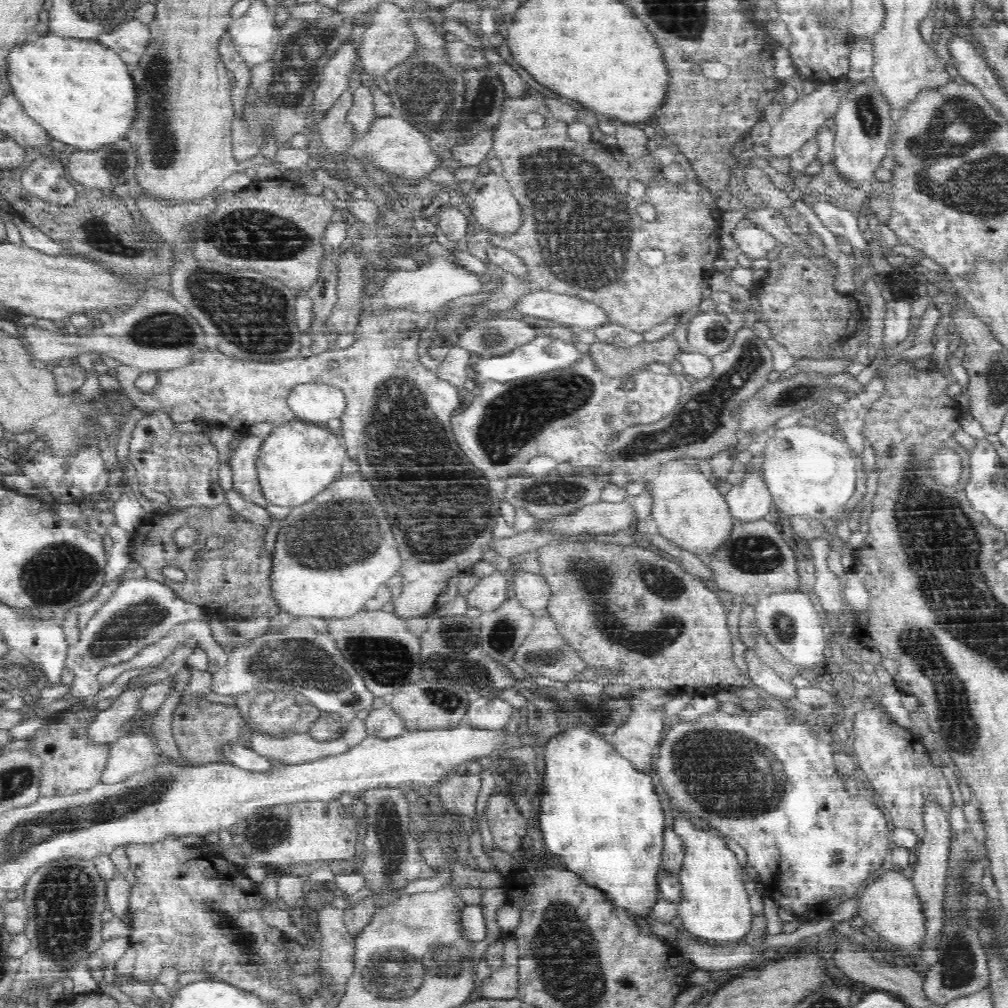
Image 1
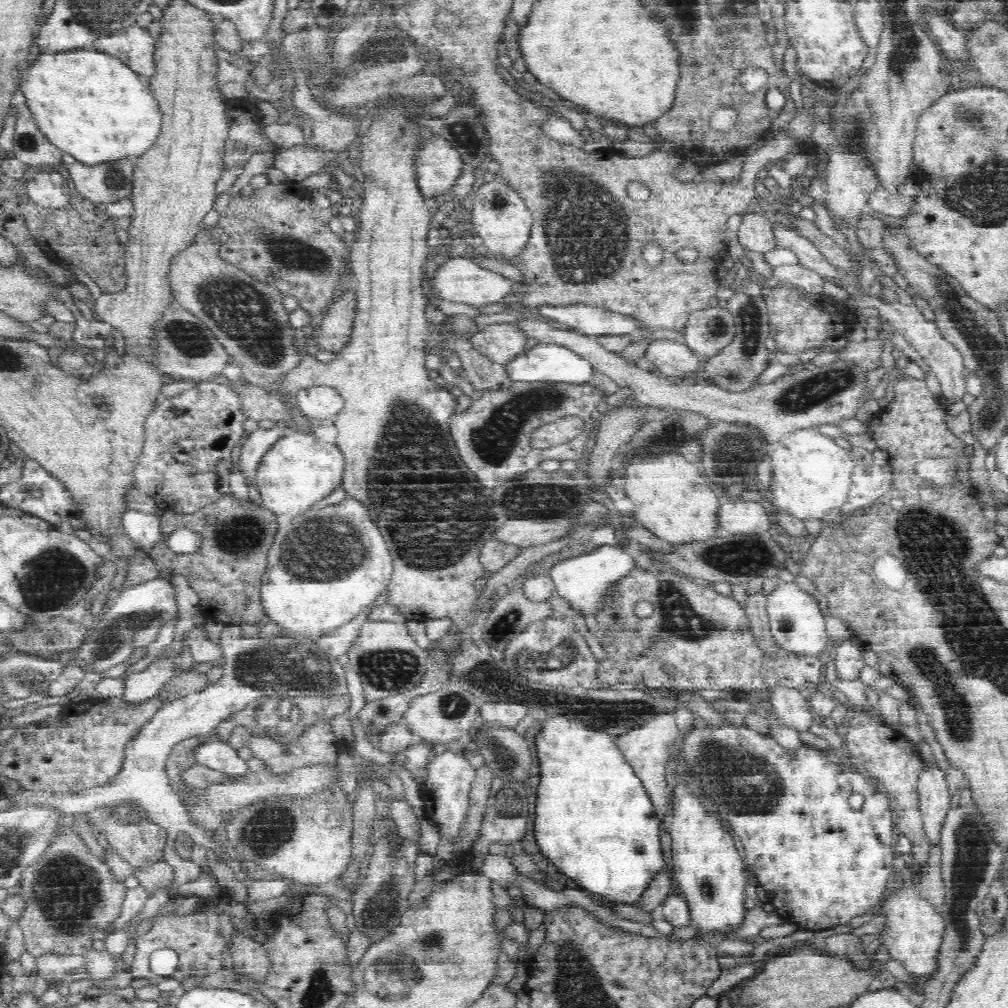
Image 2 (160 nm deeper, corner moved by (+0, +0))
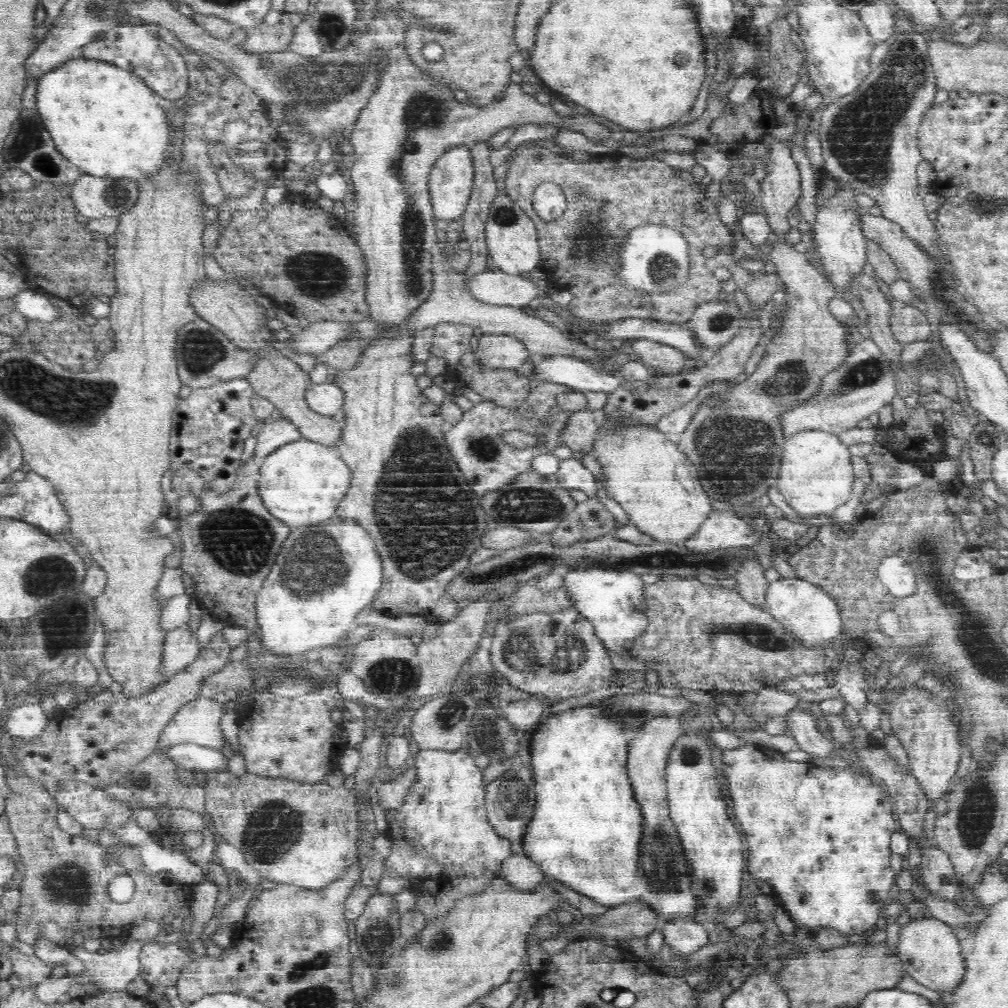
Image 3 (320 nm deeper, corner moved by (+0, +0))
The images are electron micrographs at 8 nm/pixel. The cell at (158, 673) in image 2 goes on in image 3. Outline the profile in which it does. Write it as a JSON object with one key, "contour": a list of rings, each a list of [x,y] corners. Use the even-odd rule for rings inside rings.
{"contour":[[[182,625],[167,633],[162,650],[162,677],[164,684],[171,676],[192,664],[199,655],[200,645],[196,633],[190,631],[190,625]]]}

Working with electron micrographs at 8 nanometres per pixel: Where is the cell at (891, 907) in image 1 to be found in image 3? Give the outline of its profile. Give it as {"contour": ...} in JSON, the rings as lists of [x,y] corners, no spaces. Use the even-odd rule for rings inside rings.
{"contour":[[[936,917],[924,918],[924,920],[916,920],[916,922],[910,922],[908,926],[902,928],[902,934],[900,934],[900,944],[898,944],[898,958],[900,963],[904,965],[904,970],[907,974],[912,976],[916,982],[923,984],[930,990],[935,990],[938,993],[941,992],[954,992],[957,984],[962,981],[964,977],[964,951],[962,951],[956,935],[954,935],[953,927],[946,924],[942,920],[938,920]]]}

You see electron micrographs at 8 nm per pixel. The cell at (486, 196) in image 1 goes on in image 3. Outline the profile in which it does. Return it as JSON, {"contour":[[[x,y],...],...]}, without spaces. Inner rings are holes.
{"contour":[[[502,187],[493,198],[492,204],[489,205],[484,234],[489,256],[493,263],[497,264],[498,271],[510,275],[526,276],[531,271],[537,270],[536,264],[540,264],[537,228],[531,217],[504,192]]]}

